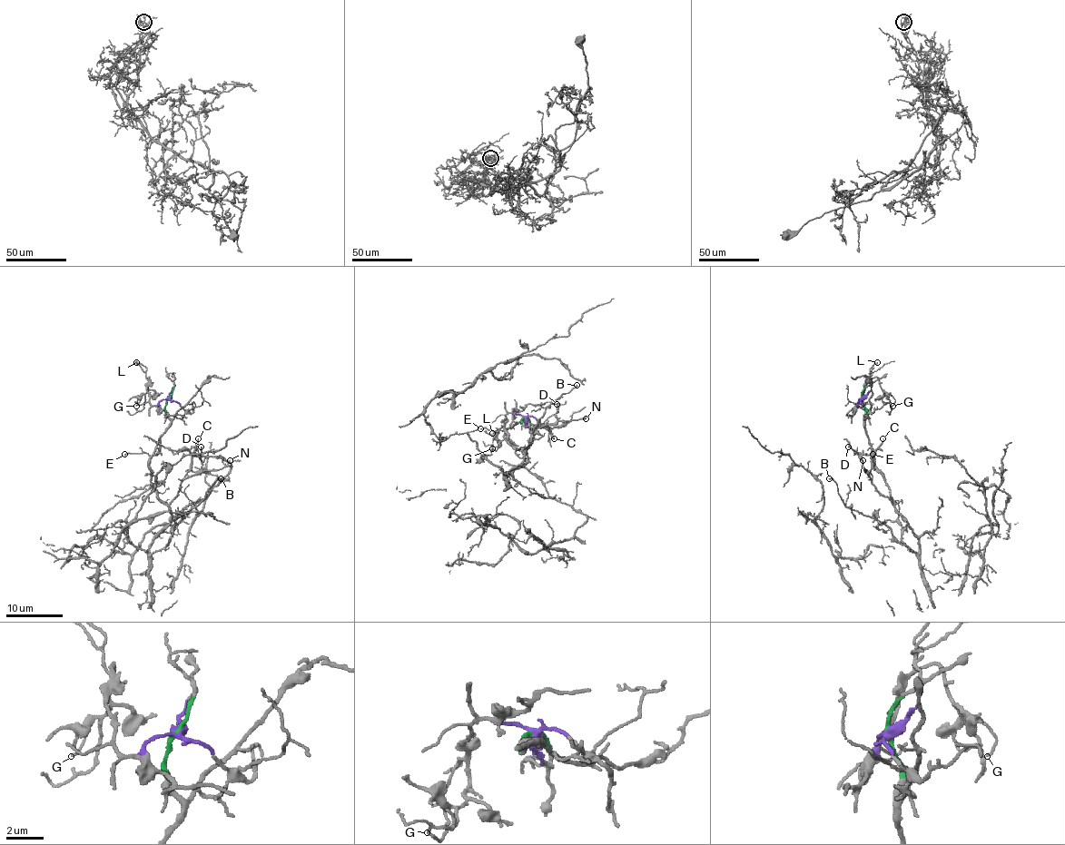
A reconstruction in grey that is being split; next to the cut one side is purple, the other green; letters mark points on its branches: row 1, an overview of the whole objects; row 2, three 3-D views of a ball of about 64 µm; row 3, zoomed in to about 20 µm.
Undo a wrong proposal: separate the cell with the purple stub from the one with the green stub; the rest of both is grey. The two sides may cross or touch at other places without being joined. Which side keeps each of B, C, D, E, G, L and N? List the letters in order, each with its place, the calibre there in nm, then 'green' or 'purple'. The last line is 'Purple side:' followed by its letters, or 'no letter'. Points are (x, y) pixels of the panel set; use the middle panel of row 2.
B: place (576, 385); calibre 140 nm; green
C: place (554, 438); calibre 160 nm; green
D: place (557, 404); calibre 150 nm; green
E: place (480, 428); calibre 150 nm; green
G: place (492, 448); calibre 110 nm; purple
L: place (492, 433); calibre 140 nm; purple
N: place (586, 418); calibre 90 nm; green
Purple side: G, L

